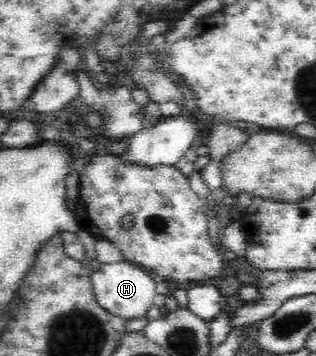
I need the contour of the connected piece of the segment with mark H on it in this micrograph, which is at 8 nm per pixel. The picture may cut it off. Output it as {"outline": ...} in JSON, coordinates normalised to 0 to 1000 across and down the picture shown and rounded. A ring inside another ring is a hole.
{"outline":[[[402,730],[389,736],[316,739],[313,750],[288,770],[288,801],[301,820],[307,851],[351,879],[408,899],[415,893],[453,893],[472,876],[497,831],[491,798],[497,781],[472,761]]]}

